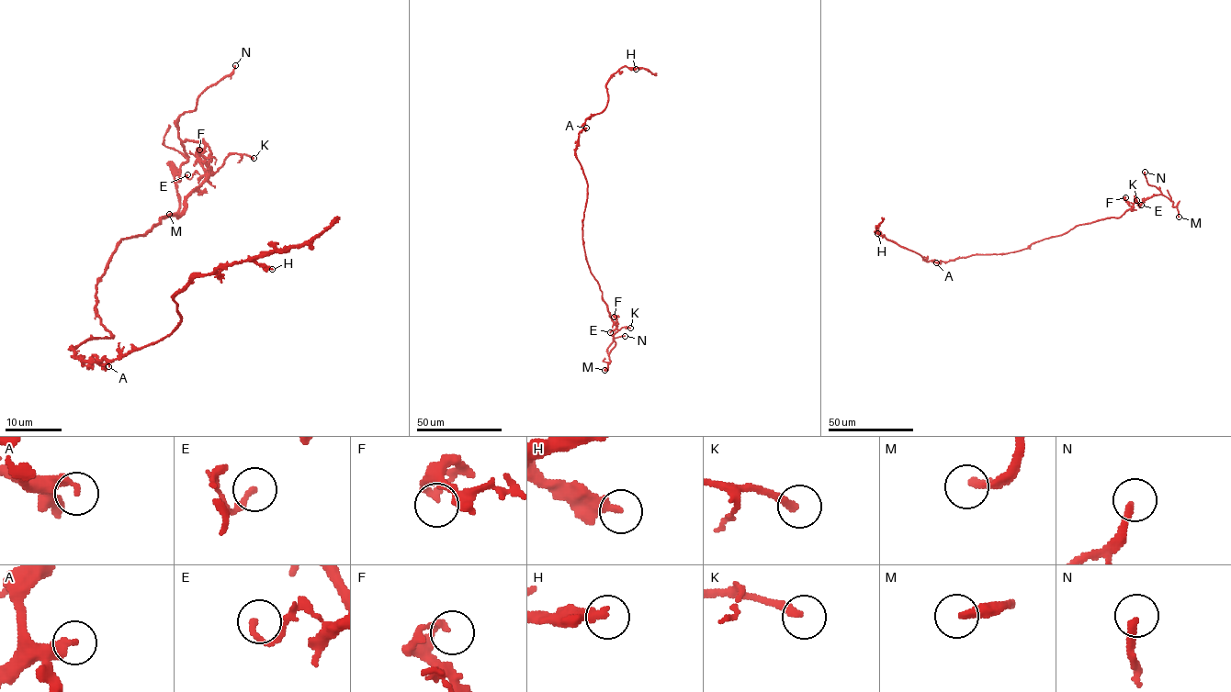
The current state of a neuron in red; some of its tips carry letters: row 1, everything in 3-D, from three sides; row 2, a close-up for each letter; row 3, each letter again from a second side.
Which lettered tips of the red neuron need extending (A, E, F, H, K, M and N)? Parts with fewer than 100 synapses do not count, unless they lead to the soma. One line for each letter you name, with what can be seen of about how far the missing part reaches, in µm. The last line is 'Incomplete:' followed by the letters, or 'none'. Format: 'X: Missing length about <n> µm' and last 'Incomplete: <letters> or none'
M: Missing length about 30 µm
Incomplete: M

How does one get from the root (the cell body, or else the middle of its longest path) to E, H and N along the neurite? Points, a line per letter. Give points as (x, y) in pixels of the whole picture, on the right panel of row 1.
E: (1017, 251), (1065, 234), (1080, 225), (1120, 217), (1135, 202), (1141, 205)
H: (1017, 251), (972, 254), (932, 262), (877, 233)
N: (1017, 251), (1080, 225), (1120, 217), (1135, 202), (1140, 205), (1161, 195), (1148, 184), (1145, 172)

